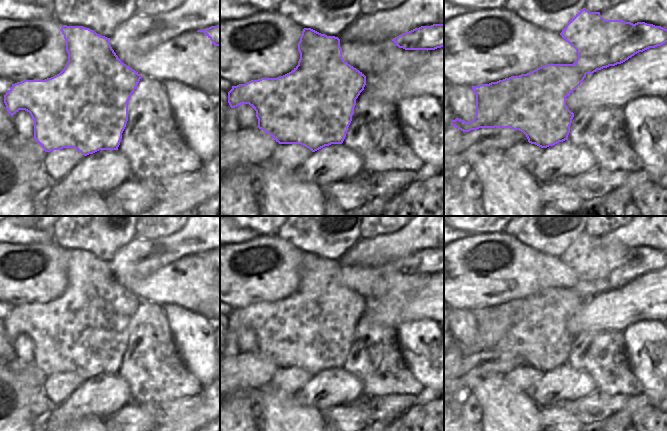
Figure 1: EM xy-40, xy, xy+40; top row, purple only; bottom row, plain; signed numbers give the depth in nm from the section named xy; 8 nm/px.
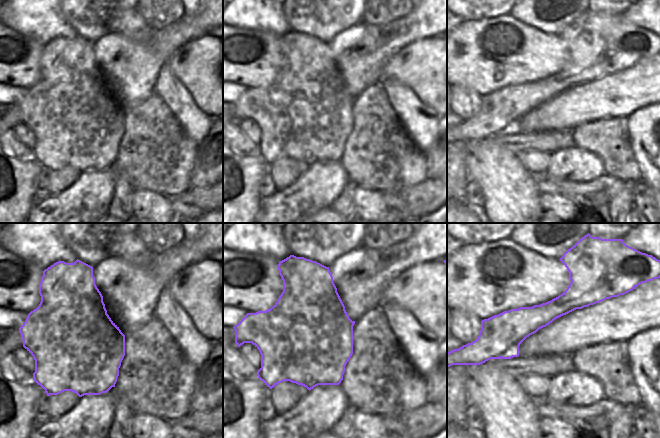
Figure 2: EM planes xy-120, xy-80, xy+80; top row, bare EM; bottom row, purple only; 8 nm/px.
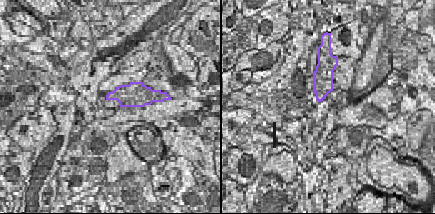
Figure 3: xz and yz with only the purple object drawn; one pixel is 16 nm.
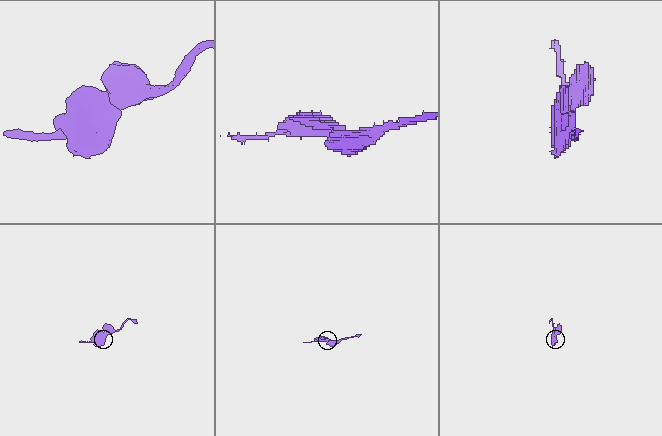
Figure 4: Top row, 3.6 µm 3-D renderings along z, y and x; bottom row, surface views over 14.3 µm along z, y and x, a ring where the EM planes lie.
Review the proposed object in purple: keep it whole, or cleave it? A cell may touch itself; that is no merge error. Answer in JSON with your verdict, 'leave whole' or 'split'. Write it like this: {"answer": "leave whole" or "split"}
{"answer": "split"}

